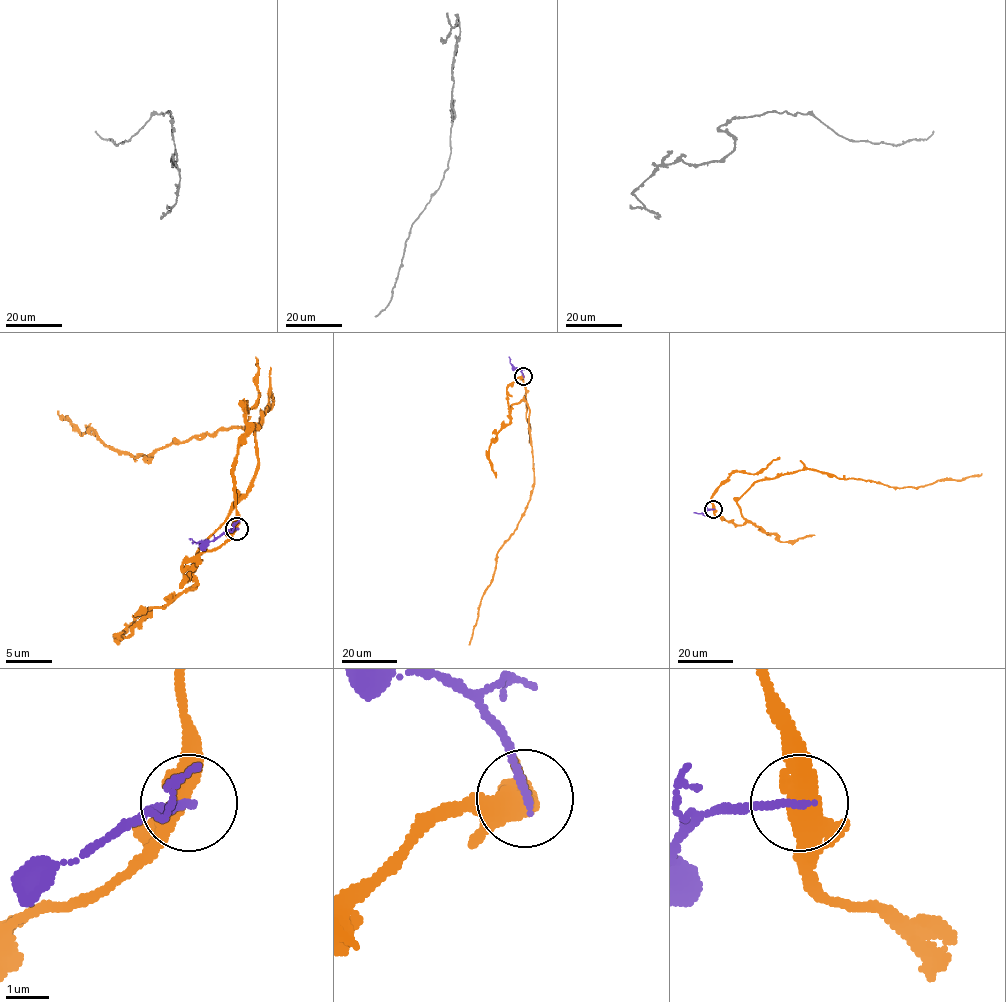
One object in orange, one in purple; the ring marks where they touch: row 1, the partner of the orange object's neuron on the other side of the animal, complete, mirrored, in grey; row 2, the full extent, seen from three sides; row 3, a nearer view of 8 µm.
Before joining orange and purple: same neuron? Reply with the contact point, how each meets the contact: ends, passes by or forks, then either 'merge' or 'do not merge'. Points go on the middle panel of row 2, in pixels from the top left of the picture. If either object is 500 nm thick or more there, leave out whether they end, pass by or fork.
(523, 376) | orange passes by | purple ends | do not merge

